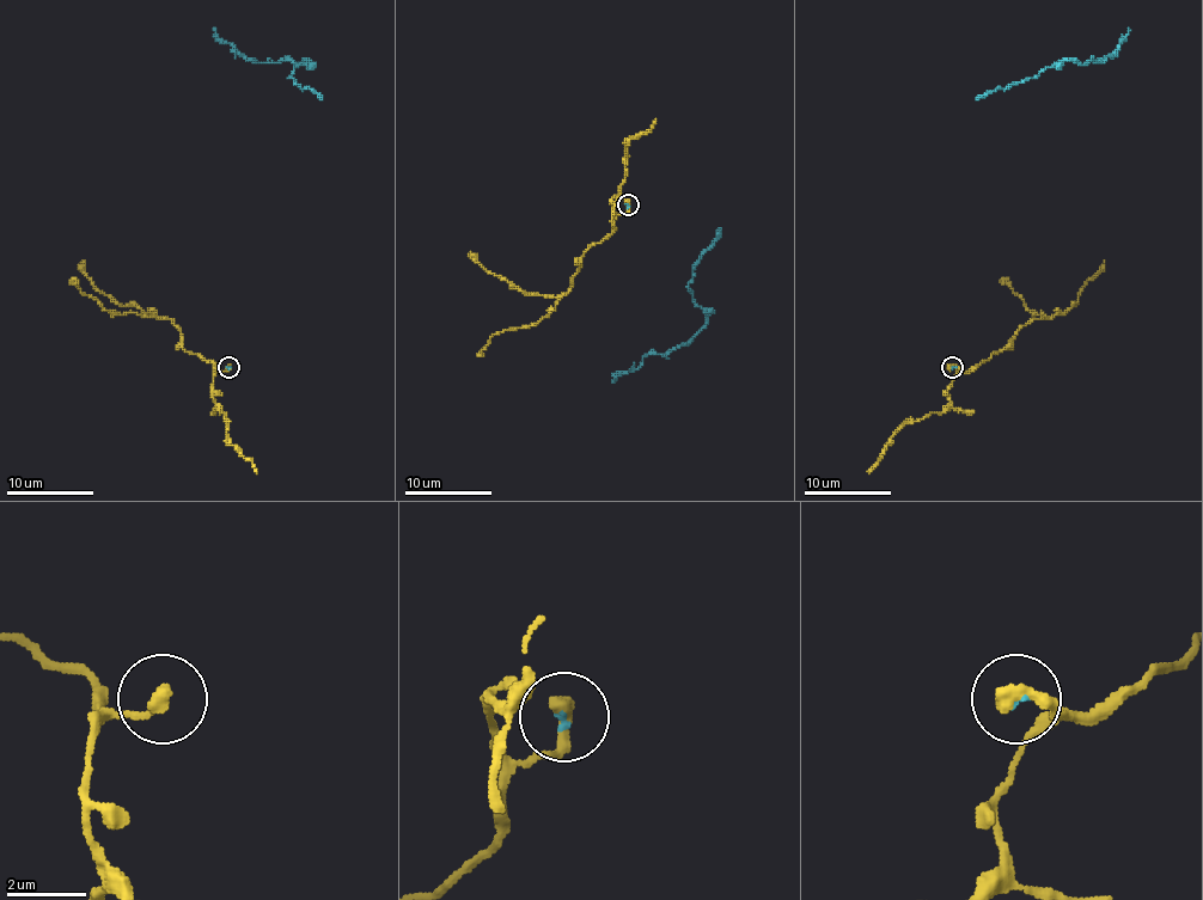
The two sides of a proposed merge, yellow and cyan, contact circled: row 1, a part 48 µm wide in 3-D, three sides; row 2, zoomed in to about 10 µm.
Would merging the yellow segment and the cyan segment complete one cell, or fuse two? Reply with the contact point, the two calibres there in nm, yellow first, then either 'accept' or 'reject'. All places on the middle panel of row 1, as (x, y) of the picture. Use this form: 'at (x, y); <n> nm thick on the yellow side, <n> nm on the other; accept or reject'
at (628, 204); 480 nm thick on the yellow side, 70 nm on the other; accept

